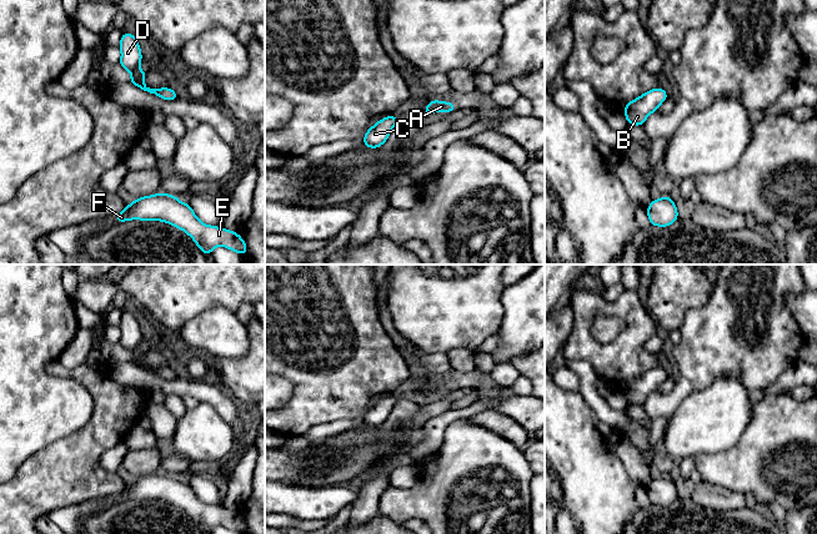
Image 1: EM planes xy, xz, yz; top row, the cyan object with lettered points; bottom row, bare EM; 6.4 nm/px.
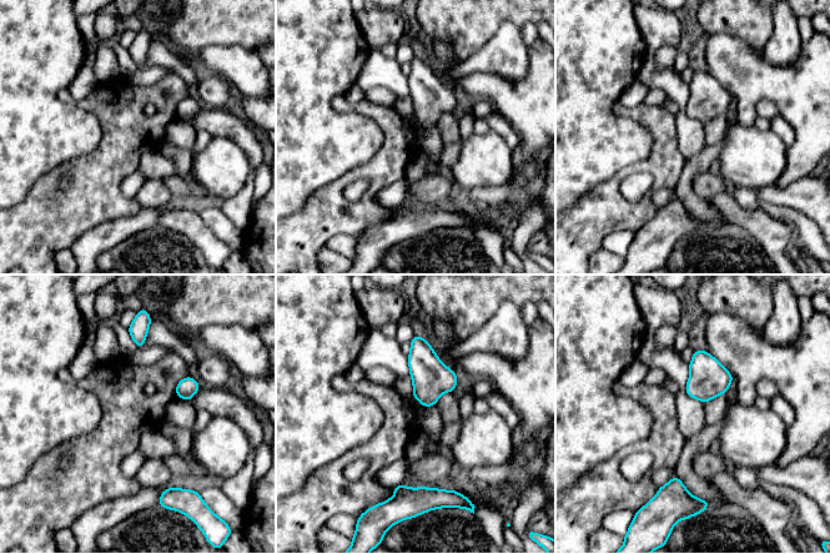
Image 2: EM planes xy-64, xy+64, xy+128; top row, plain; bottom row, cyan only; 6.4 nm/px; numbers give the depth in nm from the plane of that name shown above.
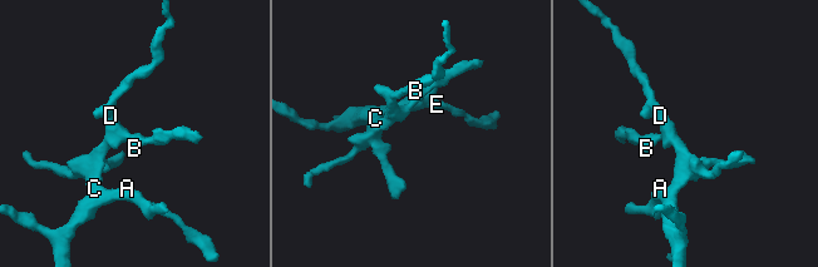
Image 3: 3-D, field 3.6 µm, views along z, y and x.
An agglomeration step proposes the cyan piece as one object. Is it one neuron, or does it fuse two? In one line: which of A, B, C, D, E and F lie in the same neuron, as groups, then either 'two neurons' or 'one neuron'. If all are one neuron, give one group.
A B C D E F | one neuron

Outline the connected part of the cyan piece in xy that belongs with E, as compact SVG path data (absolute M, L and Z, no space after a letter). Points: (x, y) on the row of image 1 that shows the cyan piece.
M156 193L135 198L125 210L116 213L119 223L129 220L164 221L186 232L197 245L199 250L210 256L217 246L224 246L242 256L247 252L246 242L237 232L224 227L207 226L194 213L190 205L169 193Z

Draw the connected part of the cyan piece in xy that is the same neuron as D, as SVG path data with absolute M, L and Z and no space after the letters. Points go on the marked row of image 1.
M122 34L119 46L121 50L121 60L119 65L131 72L131 79L129 82L132 82L141 90L155 94L156 96L167 101L172 101L179 97L179 95L170 87L150 89L144 85L147 72L141 71L139 67L142 55L139 42L132 34Z

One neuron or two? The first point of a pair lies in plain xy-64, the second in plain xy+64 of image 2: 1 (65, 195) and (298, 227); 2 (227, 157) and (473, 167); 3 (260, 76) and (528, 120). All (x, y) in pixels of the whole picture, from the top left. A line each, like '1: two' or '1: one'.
1: one
2: one
3: two

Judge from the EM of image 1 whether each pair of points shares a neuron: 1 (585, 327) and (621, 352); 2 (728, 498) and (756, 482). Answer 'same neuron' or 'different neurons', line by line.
1: same neuron
2: different neurons

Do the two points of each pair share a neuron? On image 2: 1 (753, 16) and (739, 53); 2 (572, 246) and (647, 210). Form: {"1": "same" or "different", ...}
{"1": "different", "2": "same"}

